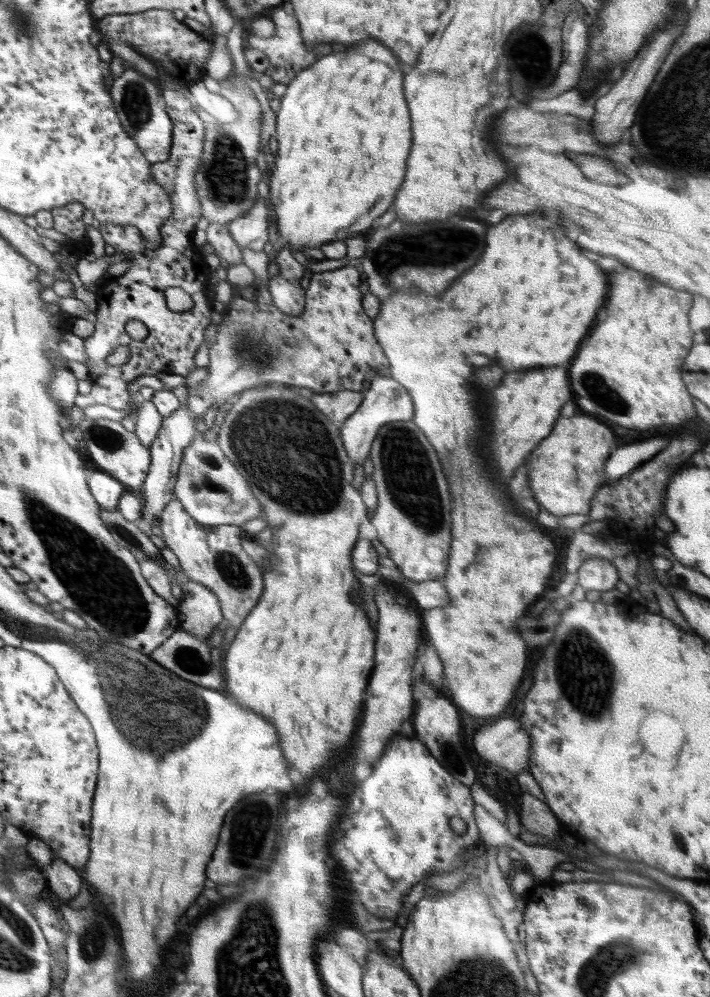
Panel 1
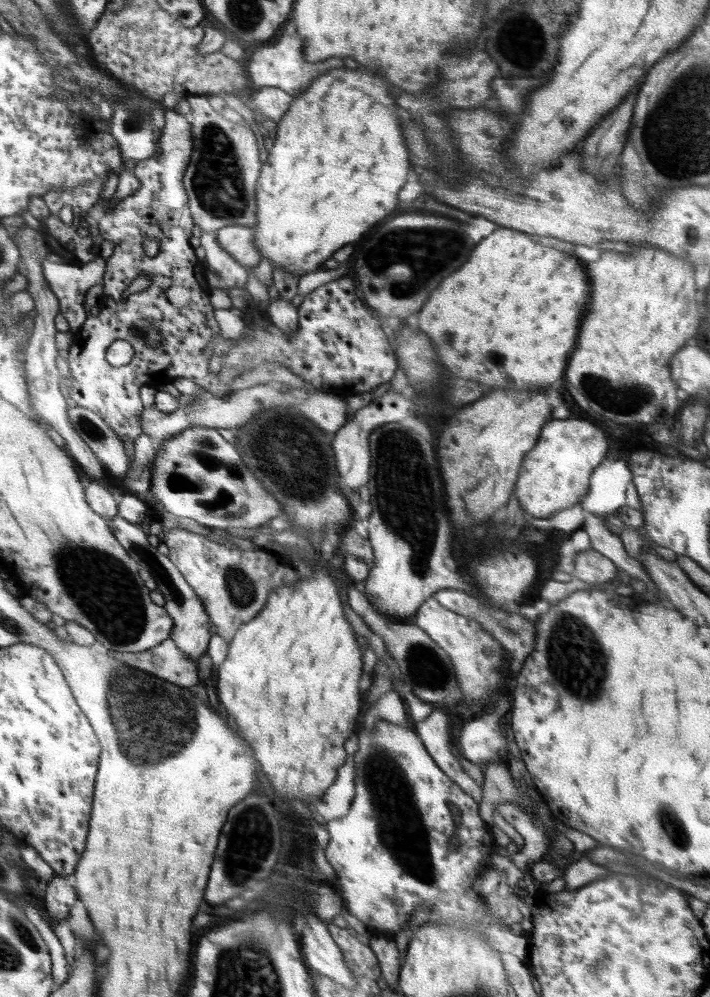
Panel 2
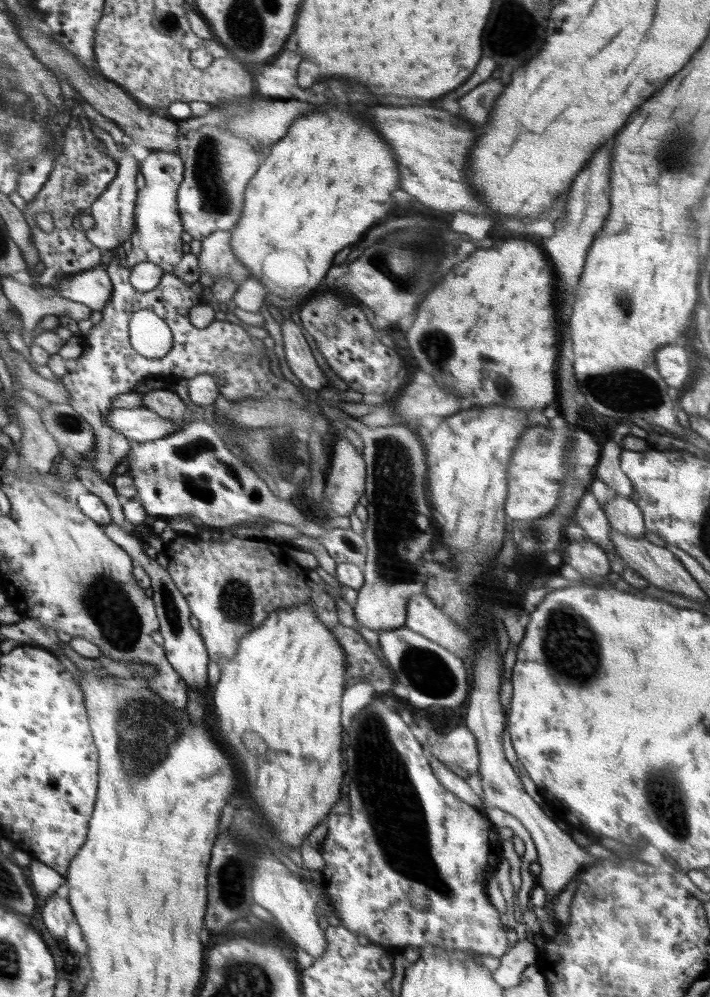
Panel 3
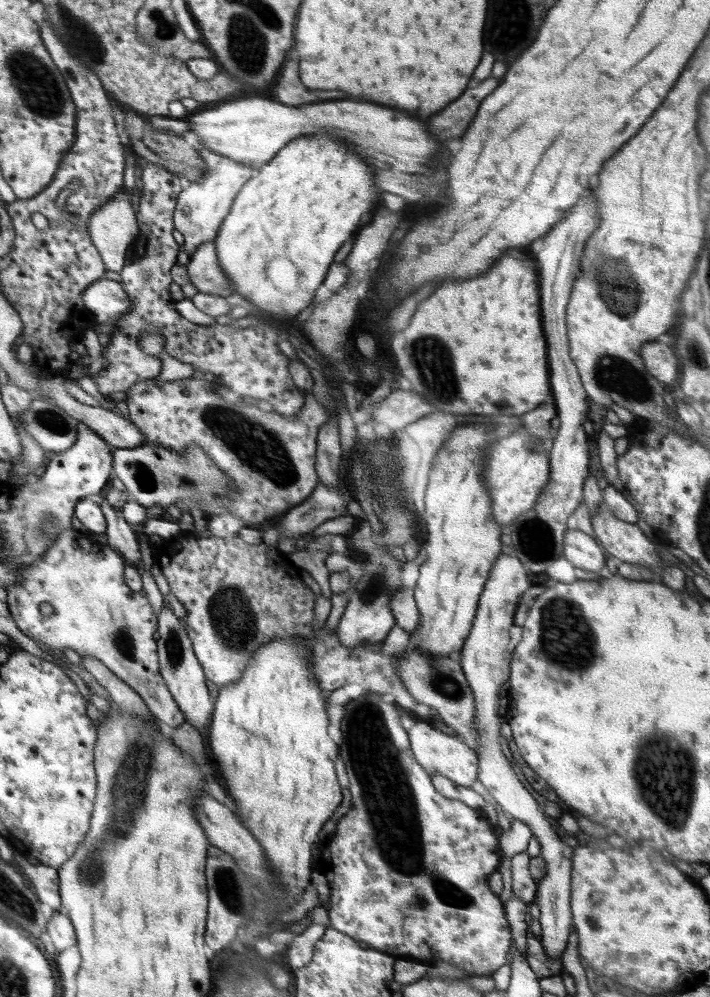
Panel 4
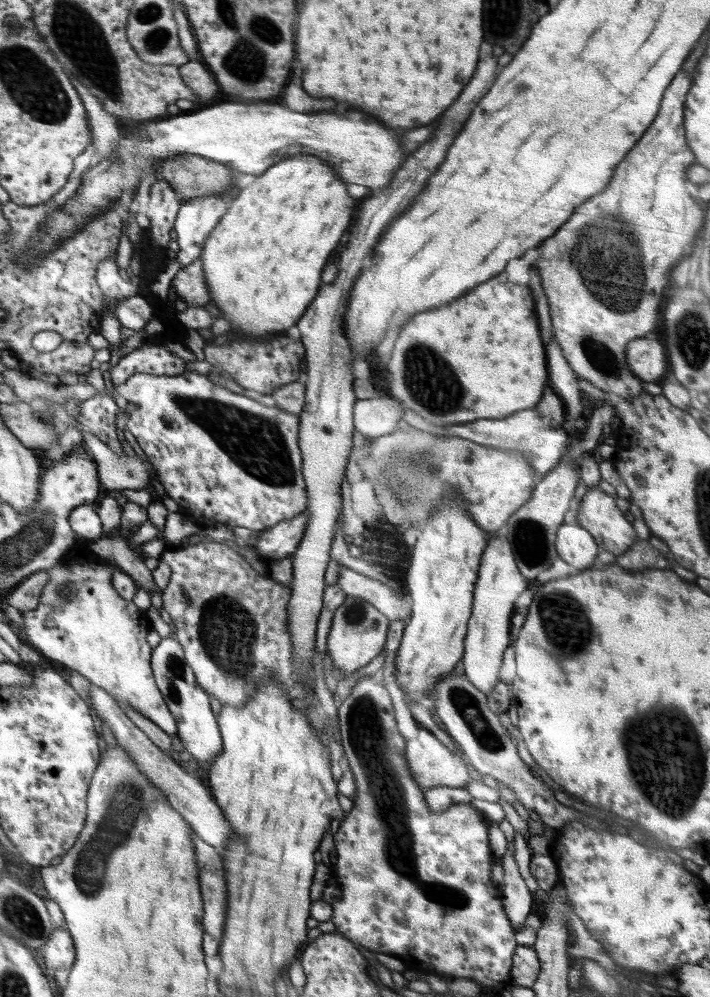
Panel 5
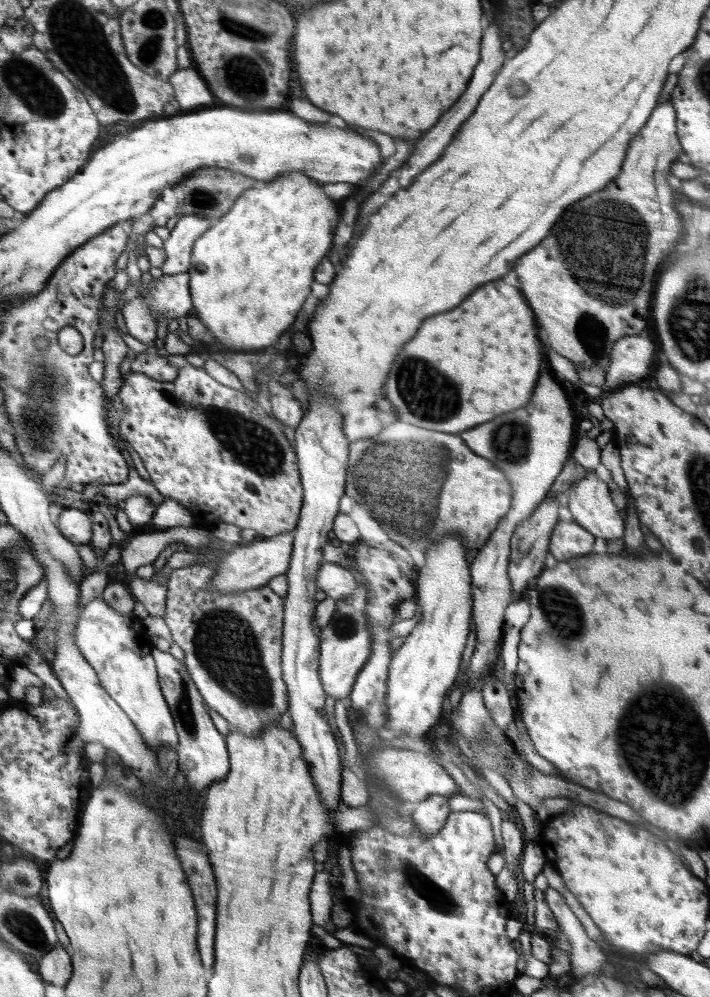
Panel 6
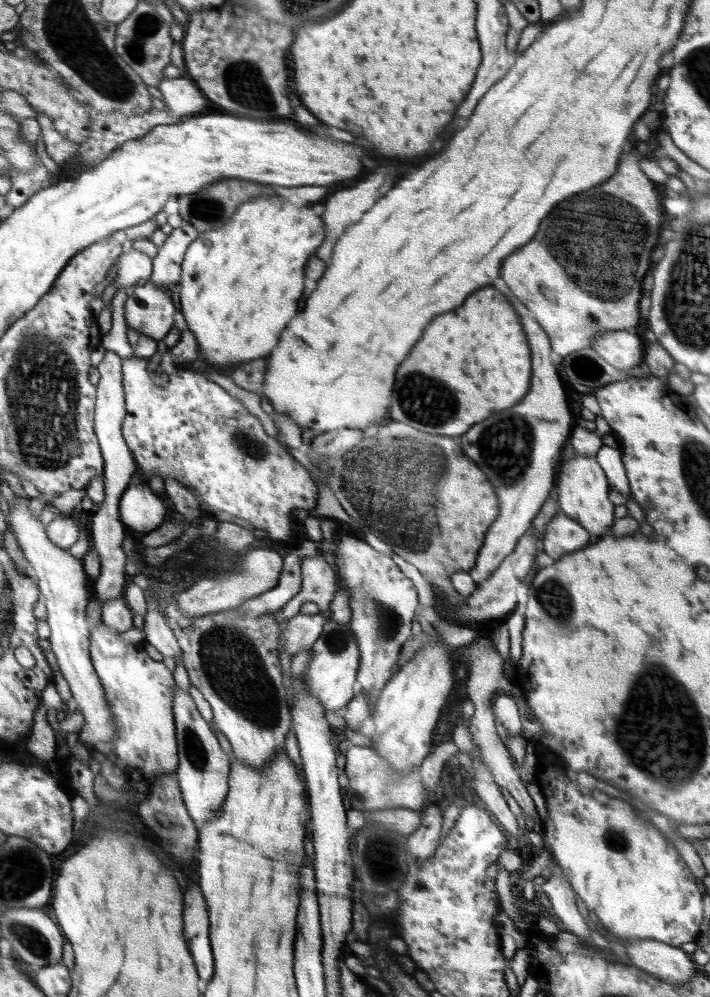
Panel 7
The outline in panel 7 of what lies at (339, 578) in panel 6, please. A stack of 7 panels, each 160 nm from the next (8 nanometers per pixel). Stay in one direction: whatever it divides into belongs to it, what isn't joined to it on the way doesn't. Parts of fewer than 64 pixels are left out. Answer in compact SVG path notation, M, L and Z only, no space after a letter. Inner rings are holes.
M302 557L301 589L279 611L277 622L291 619L305 602L316 602L319 610L327 611L336 591L341 589L339 576L330 558Z

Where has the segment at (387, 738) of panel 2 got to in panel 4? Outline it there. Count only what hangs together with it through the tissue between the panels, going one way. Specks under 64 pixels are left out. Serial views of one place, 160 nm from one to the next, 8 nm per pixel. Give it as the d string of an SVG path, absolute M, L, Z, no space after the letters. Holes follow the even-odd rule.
M368 690L366 696L352 701L346 707L346 714L341 721L341 731L343 734L343 742L339 745L341 756L339 759L344 766L343 771L346 772L349 780L349 789L352 795L350 811L343 816L344 820L352 822L352 824L342 824L340 828L336 828L336 840L328 840L328 848L324 848L323 856L320 860L320 867L330 888L330 910L328 916L331 927L351 936L354 940L366 942L369 947L375 948L380 952L387 953L390 956L408 957L418 961L432 960L454 963L454 966L470 972L474 975L482 975L491 977L498 968L506 965L506 955L510 950L511 928L509 927L503 903L500 901L499 895L492 892L488 886L490 875L498 871L501 864L502 849L499 846L499 840L494 835L494 829L490 826L488 820L480 809L472 808L464 804L461 800L446 798L442 796L431 781L431 776L418 764L414 759L414 754L410 749L408 731L403 729L400 716L394 704L385 704L376 693Z

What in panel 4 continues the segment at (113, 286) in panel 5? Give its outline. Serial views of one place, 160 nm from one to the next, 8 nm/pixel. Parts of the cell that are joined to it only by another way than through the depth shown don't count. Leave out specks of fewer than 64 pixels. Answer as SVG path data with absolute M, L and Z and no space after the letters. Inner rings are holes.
M122 188L116 197L105 202L90 216L88 230L97 251L101 253L101 258L105 261L106 269L111 271L111 276L117 276L124 269L131 245L140 238L137 214L132 208L132 194L127 194L126 189Z

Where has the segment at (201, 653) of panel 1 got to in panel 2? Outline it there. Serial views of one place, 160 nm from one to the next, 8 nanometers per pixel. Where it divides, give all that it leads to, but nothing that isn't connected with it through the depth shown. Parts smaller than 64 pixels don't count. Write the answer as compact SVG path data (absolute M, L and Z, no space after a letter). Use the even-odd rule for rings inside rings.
M166 639L149 651L137 653L114 654L118 660L126 660L126 664L134 666L154 677L172 681L180 688L190 688L200 682L198 676L198 661L192 660L177 647L176 641Z

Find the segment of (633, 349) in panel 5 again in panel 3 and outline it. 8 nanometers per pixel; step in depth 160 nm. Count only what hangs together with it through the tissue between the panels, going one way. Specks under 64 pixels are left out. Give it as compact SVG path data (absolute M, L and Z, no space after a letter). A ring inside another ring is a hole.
M668 344L657 350L655 356L658 372L672 392L684 386L692 378L694 364L692 364L692 356L686 352L686 348Z

